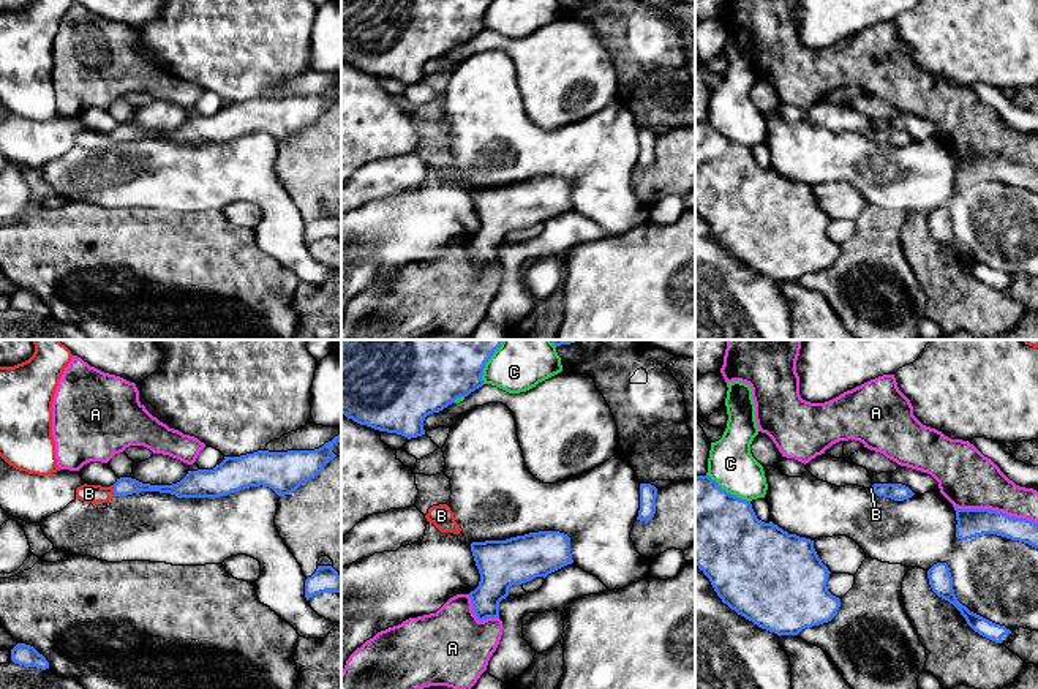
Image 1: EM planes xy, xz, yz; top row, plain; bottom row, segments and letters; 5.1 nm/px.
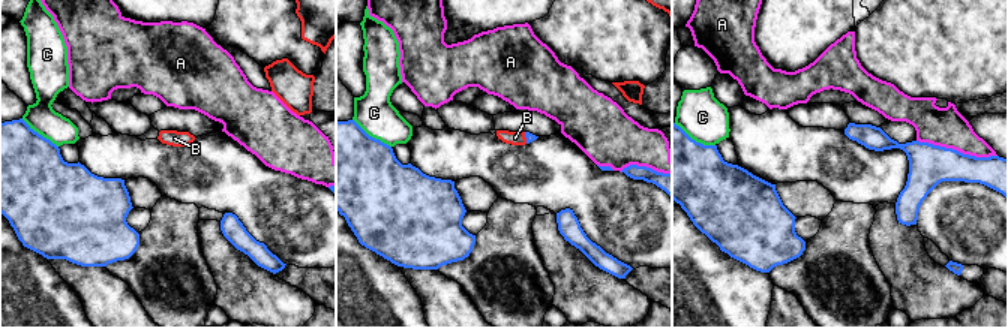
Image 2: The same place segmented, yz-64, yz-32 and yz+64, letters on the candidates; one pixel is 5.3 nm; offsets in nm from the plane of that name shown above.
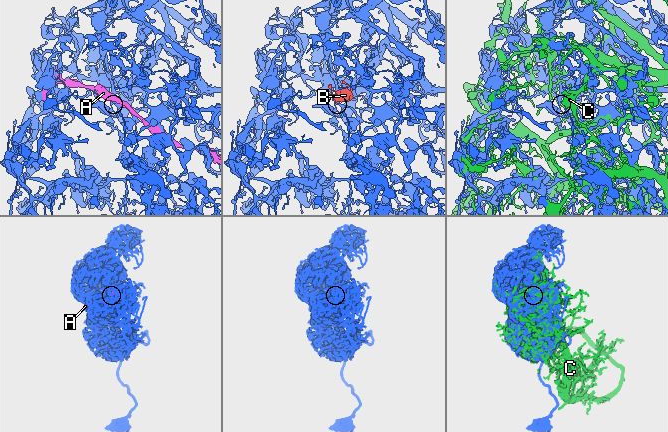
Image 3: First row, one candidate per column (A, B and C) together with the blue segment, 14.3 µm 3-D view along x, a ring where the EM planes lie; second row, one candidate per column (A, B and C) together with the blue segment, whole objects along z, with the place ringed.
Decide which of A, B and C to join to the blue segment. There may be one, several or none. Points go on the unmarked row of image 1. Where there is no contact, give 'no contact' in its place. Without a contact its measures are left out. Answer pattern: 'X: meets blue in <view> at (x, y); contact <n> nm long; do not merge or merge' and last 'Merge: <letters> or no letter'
A: meets blue in yz at (996, 157); contact 440 nm long; do not merge
B: meets blue in xy at (114, 138); contact 70 nm long; merge
C: meets blue in yz at (729, 139); contact 260 nm long; do not merge
Merge: B

